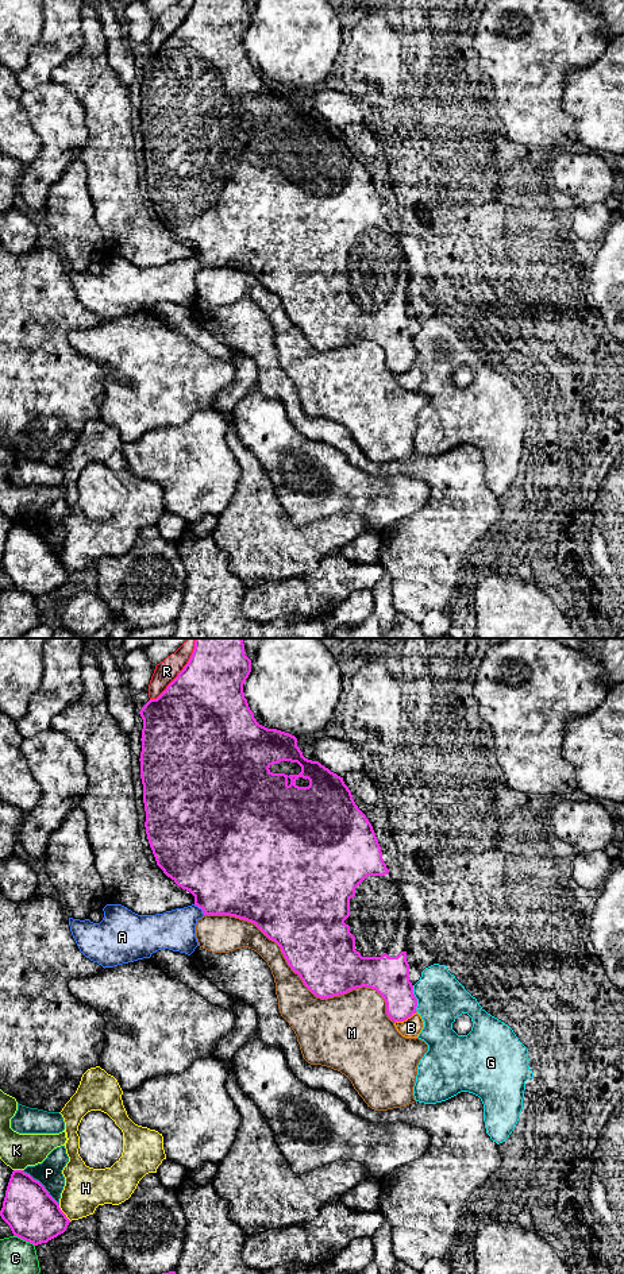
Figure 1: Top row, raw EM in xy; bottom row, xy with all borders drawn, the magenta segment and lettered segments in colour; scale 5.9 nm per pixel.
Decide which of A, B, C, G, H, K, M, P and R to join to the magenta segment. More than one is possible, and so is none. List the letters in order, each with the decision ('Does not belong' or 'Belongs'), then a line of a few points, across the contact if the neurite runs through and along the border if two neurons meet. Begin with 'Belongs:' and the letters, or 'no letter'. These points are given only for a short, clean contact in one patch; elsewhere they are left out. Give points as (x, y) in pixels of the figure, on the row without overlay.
Belongs: A
A: Belongs. Line: xy (227, 227), (200, 259), (176, 282)
B: Does not belong
C: Does not belong
G: Does not belong
H: Does not belong
K: Does not belong
M: Does not belong
P: Does not belong
R: Does not belong

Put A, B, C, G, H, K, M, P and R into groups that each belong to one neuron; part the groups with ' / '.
A / B R / C / G / H / K / M / P

